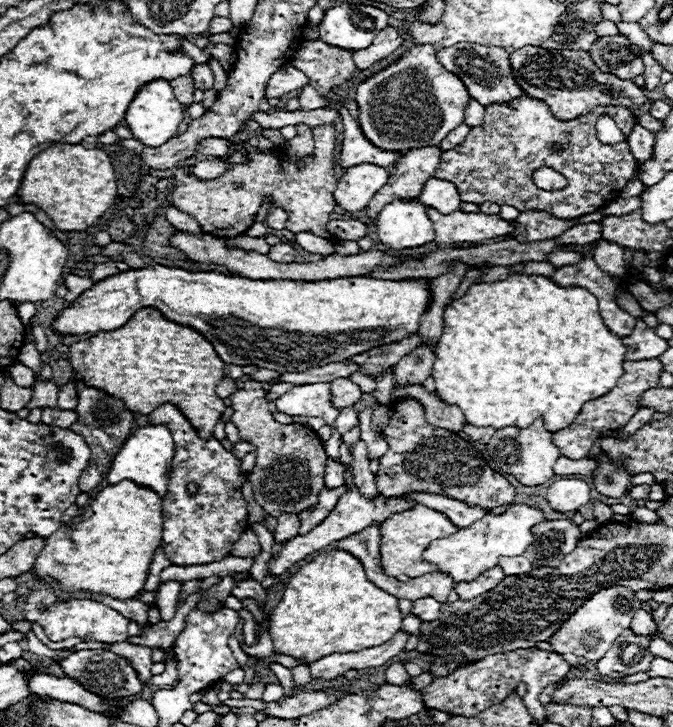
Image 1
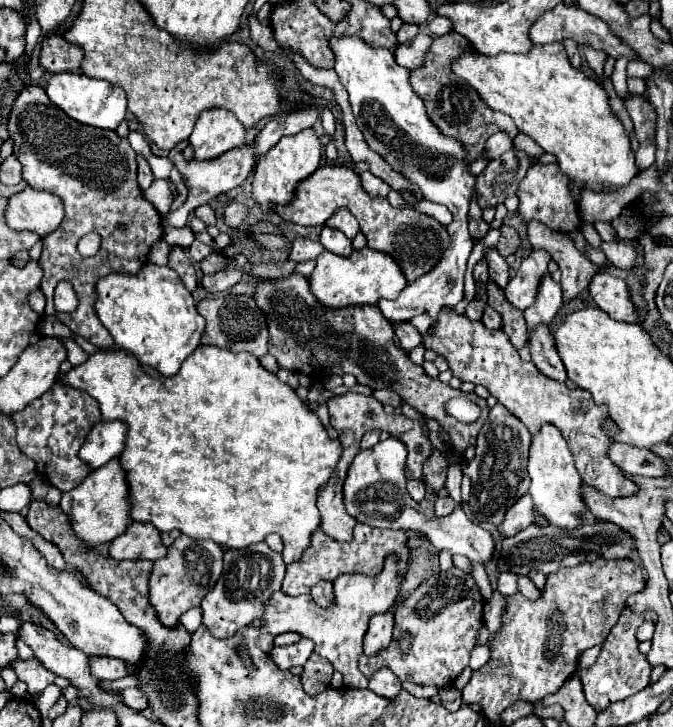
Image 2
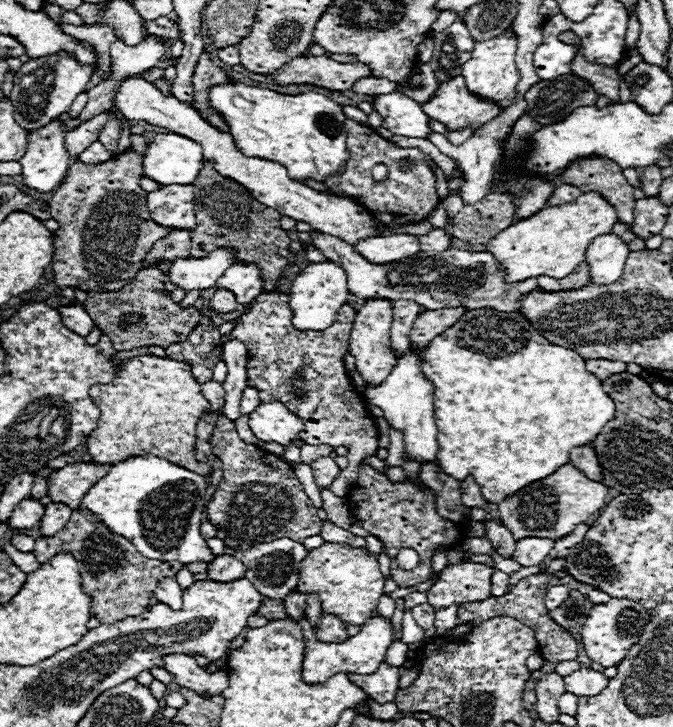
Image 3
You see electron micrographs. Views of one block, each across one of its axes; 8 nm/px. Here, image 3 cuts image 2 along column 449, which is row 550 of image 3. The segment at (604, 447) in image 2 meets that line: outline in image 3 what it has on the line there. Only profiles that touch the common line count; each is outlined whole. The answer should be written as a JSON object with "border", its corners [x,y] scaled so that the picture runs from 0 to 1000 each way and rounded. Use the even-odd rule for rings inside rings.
{"border":[[[484,746],[461,757],[452,776],[446,776],[446,798],[440,812],[449,817],[473,817],[481,845],[502,847],[514,858],[538,861],[553,842],[559,842],[562,825],[571,817],[571,792],[562,781],[562,770],[550,759],[517,748]]]}

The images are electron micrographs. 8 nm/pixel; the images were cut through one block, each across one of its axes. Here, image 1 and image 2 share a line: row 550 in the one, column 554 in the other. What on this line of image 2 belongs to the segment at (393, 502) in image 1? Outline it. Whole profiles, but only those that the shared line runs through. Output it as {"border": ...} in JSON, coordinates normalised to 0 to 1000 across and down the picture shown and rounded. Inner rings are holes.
{"border":[[[817,377],[805,380],[799,391],[799,407],[788,424],[779,426],[779,437],[785,443],[785,451],[793,451],[799,446],[817,446],[826,437],[826,429],[835,421],[835,396],[829,388],[817,382]]]}

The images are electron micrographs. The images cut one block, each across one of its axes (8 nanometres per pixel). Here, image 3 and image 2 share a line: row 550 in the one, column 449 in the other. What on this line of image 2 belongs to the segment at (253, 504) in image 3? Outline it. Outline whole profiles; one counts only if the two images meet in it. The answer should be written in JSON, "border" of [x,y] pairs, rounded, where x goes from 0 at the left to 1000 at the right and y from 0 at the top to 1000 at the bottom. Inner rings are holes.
{"border":[[[517,228],[473,231],[467,242],[458,242],[455,248],[449,248],[449,253],[443,253],[443,264],[437,267],[437,275],[431,275],[431,281],[410,286],[410,294],[425,305],[449,311],[481,311],[481,305],[496,294],[496,289],[508,283],[529,297],[538,322],[547,327],[547,341],[574,347],[585,358],[591,358],[606,388],[642,371],[654,358],[657,344],[663,344],[669,333],[663,311],[648,305],[645,300],[615,292],[609,286],[582,286],[574,272],[547,272],[547,267],[535,256],[535,245]]]}

